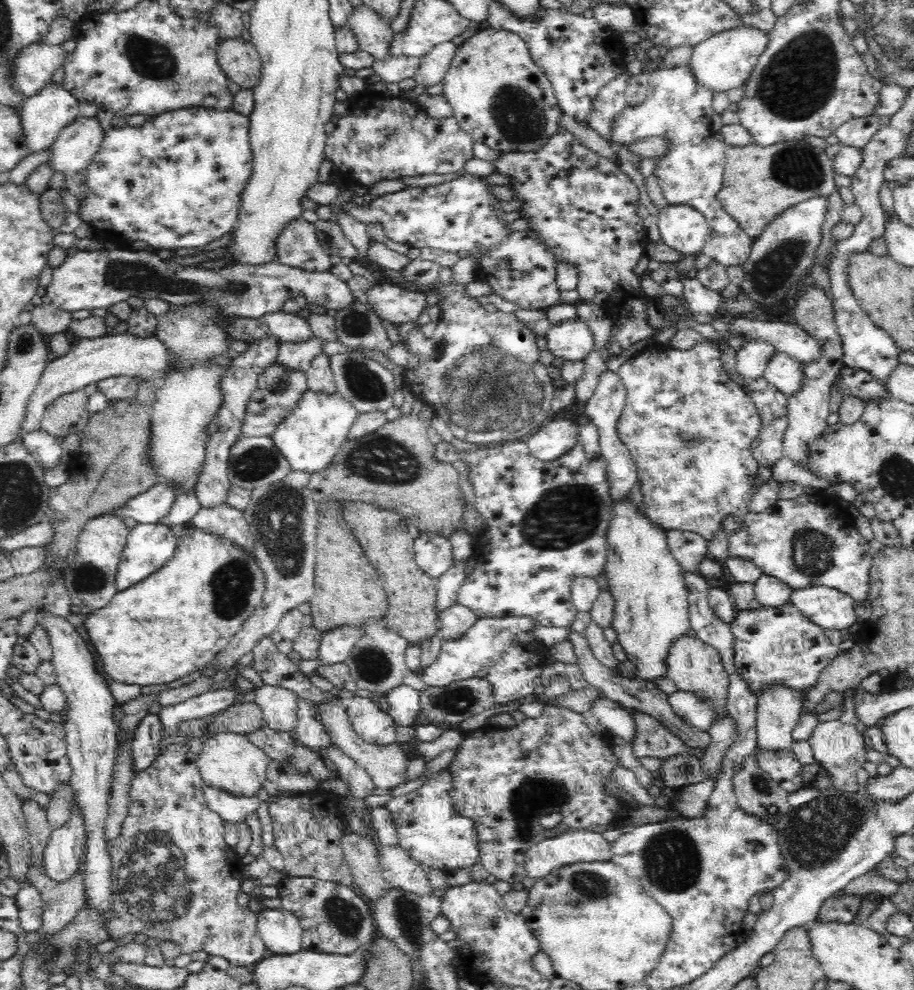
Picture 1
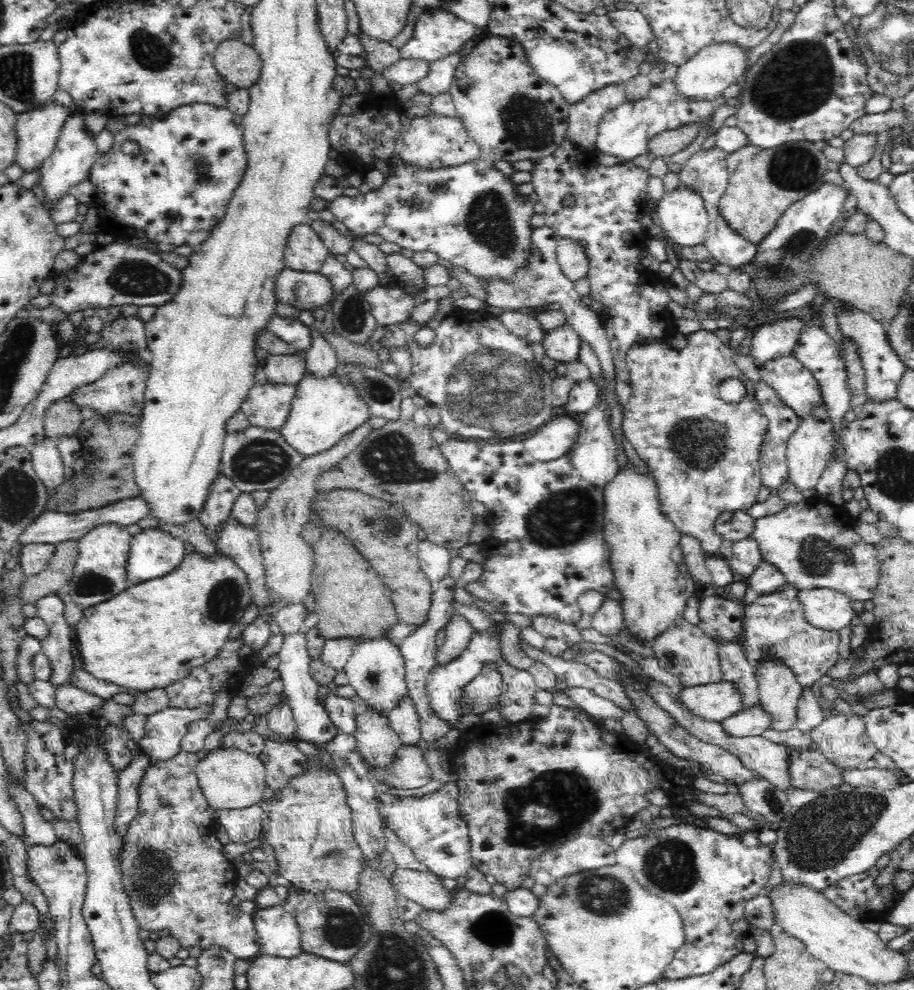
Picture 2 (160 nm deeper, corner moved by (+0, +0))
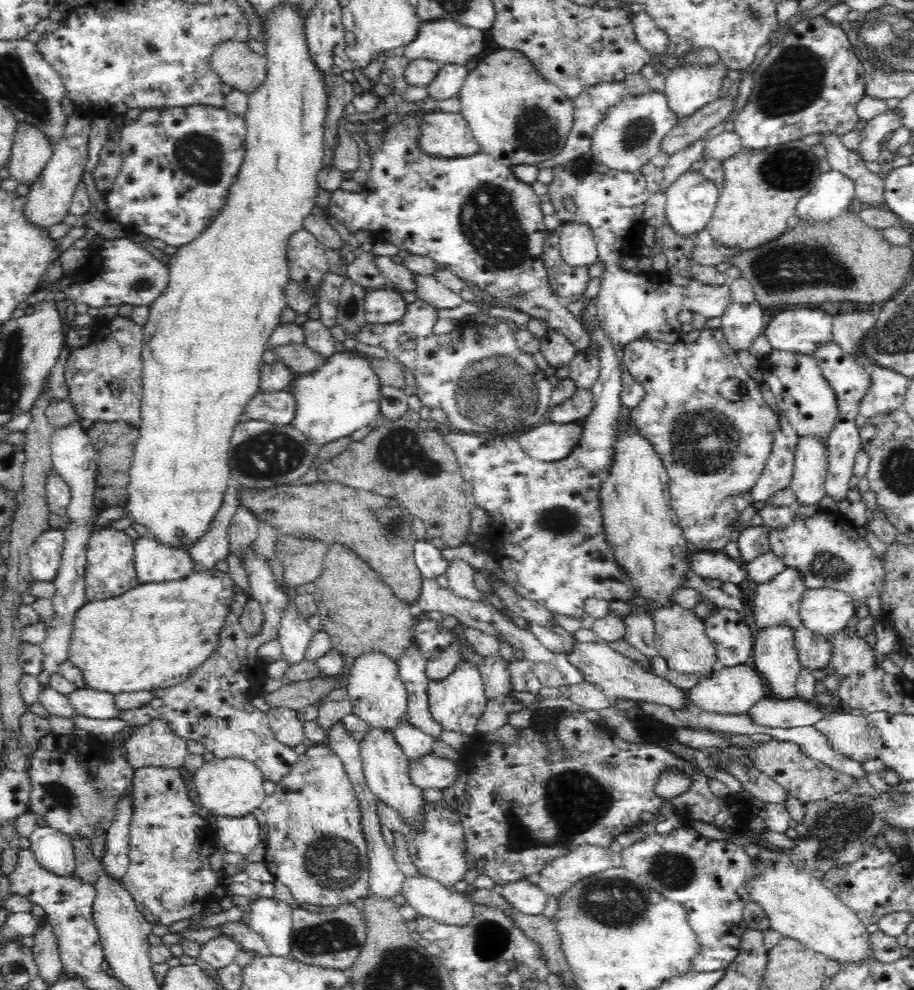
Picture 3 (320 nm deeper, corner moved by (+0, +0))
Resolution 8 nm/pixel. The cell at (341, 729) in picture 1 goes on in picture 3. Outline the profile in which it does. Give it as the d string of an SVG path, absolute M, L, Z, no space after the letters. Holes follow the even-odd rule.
M433 753L426 754L418 760L409 760L408 764L408 775L410 780L414 781L414 785L421 789L438 788L441 791L455 784L461 769L460 764L436 757Z

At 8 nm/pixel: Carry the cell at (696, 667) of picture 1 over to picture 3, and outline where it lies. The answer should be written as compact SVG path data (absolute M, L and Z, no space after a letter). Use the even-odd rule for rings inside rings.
M676 602L672 606L650 612L650 616L655 627L656 648L665 658L668 667L682 674L698 674L701 679L708 678L713 674L716 653L713 642L706 634L706 626L702 619Z

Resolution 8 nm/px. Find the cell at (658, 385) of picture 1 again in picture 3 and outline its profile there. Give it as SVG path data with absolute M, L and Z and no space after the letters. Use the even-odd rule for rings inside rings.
M706 328L701 330L698 339L691 343L686 343L683 340L675 344L662 341L629 342L623 349L622 364L626 365L630 374L632 374L638 382L642 383L642 386L646 389L646 396L642 398L642 402L639 402L638 406L631 409L629 416L632 419L632 423L634 423L634 429L642 434L642 437L646 437L646 439L654 445L654 451L658 453L658 456L662 457L662 462L666 467L668 477L670 477L670 484L668 484L671 498L670 508L675 510L676 517L679 518L679 525L682 527L685 540L693 550L723 552L724 546L727 544L728 540L731 540L731 533L733 530L730 524L738 522L742 510L748 508L753 501L751 495L752 487L756 484L758 477L762 474L764 466L766 466L766 460L768 456L770 456L772 442L774 442L774 432L778 430L778 419L774 411L768 406L768 403L766 403L764 397L762 397L763 392L759 386L760 383L754 381L754 379L744 371L744 368L740 365L736 357L735 351L728 345L724 333L718 328ZM730 378L741 380L746 384L746 388L748 389L746 396L742 396L738 402L730 402L722 398L720 393L718 393L718 386Z

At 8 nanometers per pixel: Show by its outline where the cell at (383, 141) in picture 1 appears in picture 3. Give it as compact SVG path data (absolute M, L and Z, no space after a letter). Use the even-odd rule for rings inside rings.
M424 112L421 128L422 135L418 145L432 157L458 158L470 156L480 150L461 112Z

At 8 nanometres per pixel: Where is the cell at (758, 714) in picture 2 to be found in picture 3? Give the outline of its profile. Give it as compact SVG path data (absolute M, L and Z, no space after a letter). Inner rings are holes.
M770 696L758 700L748 715L758 725L770 728L796 728L812 726L824 718L820 705L798 698L774 699Z

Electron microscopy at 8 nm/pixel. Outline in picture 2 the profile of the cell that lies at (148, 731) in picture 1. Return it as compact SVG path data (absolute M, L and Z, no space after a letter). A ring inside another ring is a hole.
M139 746L134 748L134 756L122 772L118 772L117 805L115 814L116 833L124 839L129 825L138 814L138 786L144 771L152 765L151 760L141 751Z

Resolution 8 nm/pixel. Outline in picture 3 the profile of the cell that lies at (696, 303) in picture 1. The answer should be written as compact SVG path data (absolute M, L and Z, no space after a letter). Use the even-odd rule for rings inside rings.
M731 302L722 313L719 329L728 345L738 352L750 348L752 342L763 334L766 323L767 315L758 302L751 305Z

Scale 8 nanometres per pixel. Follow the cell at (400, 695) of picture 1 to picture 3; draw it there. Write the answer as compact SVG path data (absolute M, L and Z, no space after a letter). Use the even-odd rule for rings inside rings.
M402 718L402 722L398 722L398 726L392 733L409 760L418 760L418 758L432 753L432 746L437 741L435 737L422 732L405 718Z

